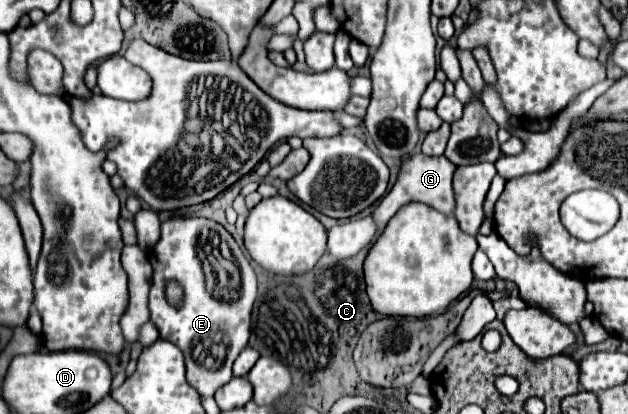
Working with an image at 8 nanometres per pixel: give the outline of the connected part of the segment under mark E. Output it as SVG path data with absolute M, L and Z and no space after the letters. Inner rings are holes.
M169 218L161 224L161 236L157 244L149 250L149 262L153 266L149 310L151 322L155 324L159 338L173 342L185 356L187 382L201 394L213 396L217 388L227 384L233 374L231 366L239 352L247 346L251 328L251 308L257 298L257 276L245 256L239 258L241 270L241 294L235 300L213 298L207 292L207 282L203 274L203 264L197 256L197 240L201 228L211 224L207 218ZM177 280L185 290L183 306L175 308L165 298L165 282Z

